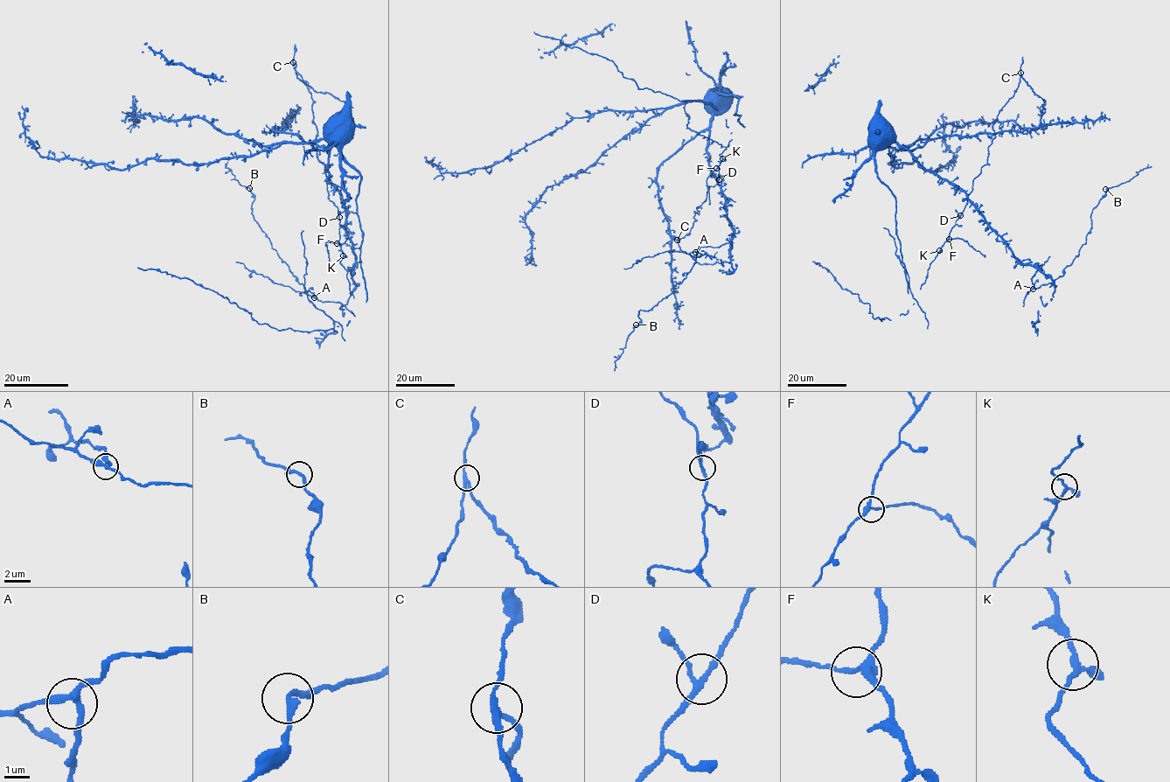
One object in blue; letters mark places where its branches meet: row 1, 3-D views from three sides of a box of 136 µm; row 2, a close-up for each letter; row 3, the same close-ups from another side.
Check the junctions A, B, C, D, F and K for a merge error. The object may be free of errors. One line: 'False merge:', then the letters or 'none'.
False merge: C

